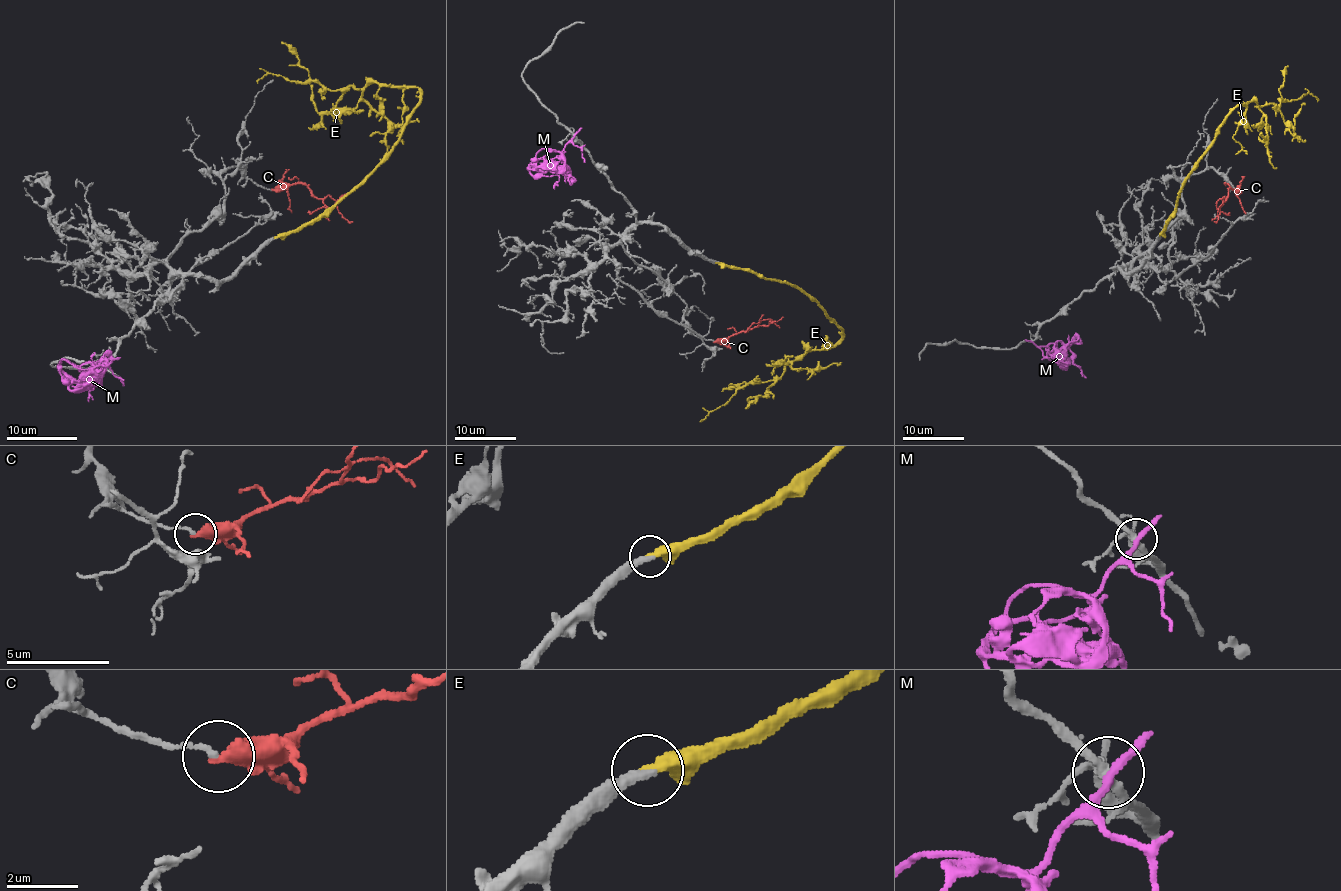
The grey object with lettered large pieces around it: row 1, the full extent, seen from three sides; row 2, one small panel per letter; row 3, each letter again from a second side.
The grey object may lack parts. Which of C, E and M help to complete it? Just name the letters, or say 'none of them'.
E

